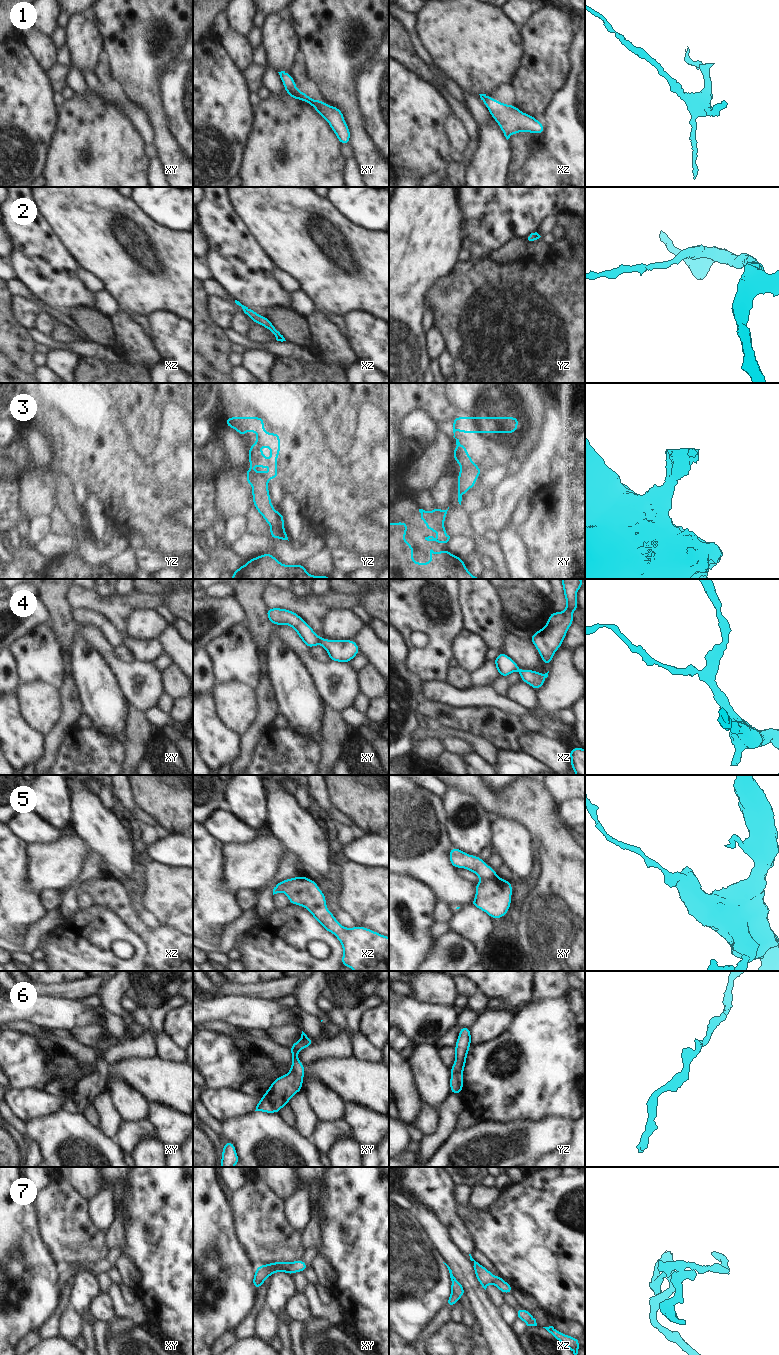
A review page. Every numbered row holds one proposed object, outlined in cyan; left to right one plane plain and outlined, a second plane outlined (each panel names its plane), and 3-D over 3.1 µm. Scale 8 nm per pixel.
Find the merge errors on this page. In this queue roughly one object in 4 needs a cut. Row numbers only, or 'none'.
5

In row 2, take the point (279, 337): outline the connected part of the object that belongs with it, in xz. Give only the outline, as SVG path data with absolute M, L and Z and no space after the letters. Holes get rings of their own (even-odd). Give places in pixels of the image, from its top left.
M235 300L235 303L239 306L242 307L244 313L255 323L267 328L270 332L273 333L273 335L275 336L277 341L286 341L285 338L283 337L283 335L281 334L281 332L279 330L277 330L274 325L272 324L272 322L264 317L261 316L259 314L257 314L254 310L242 305L239 301Z

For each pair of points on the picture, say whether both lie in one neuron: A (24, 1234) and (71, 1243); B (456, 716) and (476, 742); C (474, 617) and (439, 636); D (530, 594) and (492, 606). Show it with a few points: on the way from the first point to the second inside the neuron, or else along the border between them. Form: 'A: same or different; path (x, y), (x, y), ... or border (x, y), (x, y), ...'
A: different; border (36, 1214), (40, 1238), (53, 1257)
B: different; border (445, 726), (482, 736), (489, 742)
C: different; border (458, 600), (463, 629)
D: different; border (499, 600), (501, 605)

